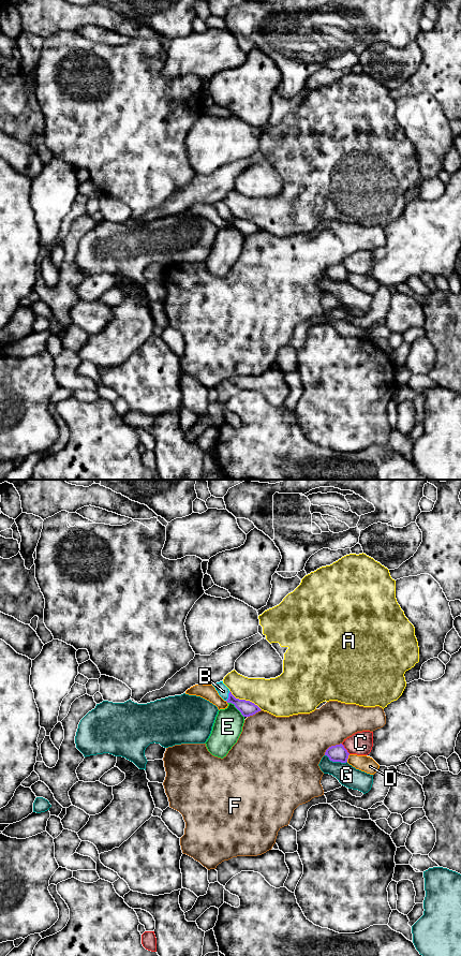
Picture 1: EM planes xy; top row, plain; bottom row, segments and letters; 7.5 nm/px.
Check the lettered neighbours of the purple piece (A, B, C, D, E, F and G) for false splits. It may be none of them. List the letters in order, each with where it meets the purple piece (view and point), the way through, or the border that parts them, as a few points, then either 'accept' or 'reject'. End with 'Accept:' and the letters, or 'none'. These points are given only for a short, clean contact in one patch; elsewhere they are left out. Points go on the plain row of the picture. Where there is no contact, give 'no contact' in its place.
A: meets purple in xy at (244, 219); reject
B: meets purple in xy at (228, 216); runs through xy (247, 228), (228, 216), (223, 210); accept
C: meets purple in xy at (345, 268); reject
D: meets purple in xy at (347, 277); reject
E: meets purple in xy at (236, 226); border along xy (227, 221), (231, 221), (243, 236); reject
F: meets purple in xy at (331, 265); reject
G: meets purple in xy at (336, 280); reject
Accept: B

